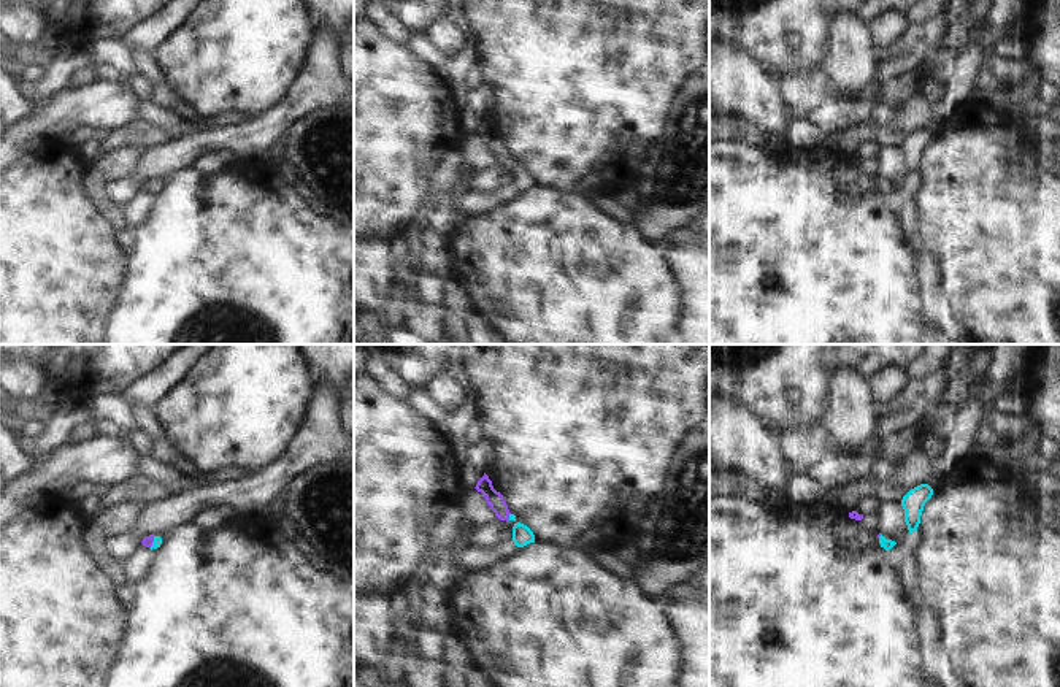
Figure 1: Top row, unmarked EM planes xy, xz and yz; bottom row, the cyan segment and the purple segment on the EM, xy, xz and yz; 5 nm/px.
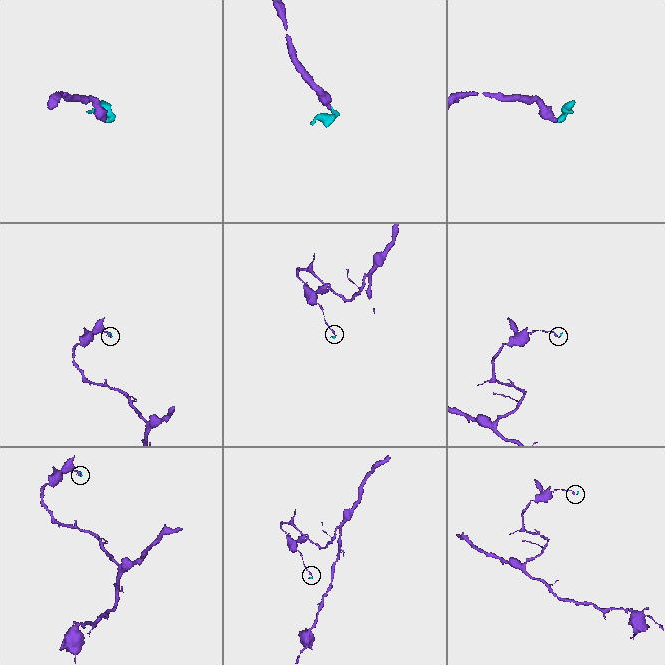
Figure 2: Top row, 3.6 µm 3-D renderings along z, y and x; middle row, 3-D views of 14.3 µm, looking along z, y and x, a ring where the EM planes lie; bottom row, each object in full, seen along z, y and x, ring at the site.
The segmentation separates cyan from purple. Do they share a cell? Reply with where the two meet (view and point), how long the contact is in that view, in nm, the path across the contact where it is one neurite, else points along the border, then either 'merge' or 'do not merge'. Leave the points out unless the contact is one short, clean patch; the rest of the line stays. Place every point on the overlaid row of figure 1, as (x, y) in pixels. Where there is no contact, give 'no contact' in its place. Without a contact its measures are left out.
contact xy (153, 543); length 70 nm; way xy (157, 540), (153, 543), (146, 541); merge

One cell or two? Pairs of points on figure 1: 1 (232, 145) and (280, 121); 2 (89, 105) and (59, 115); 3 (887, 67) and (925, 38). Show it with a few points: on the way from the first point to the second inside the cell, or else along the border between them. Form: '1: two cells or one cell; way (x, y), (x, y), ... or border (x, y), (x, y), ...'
1: one cell; way (243, 132), (262, 132), (267, 127)
2: one cell; way (81, 107), (67, 110)
3: one cell; way (897, 64), (916, 45)

